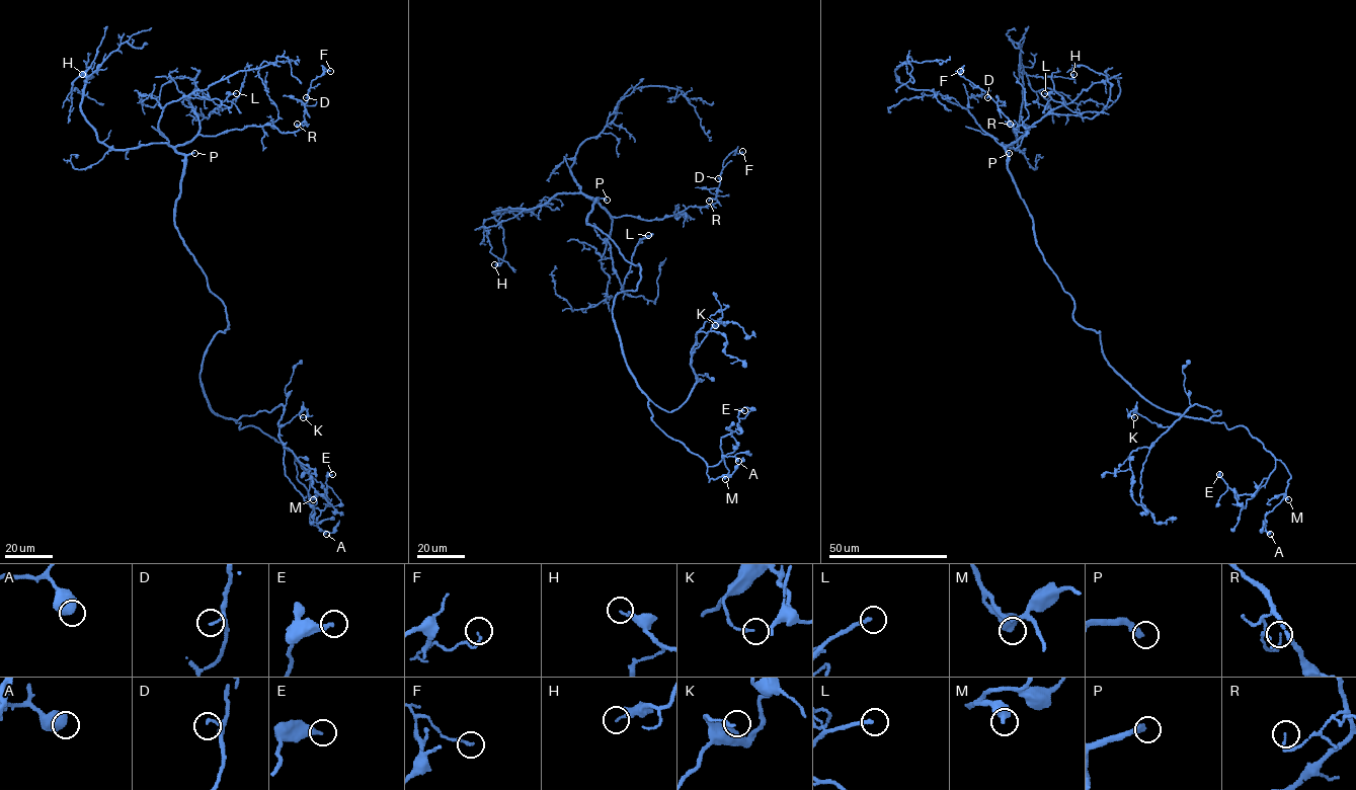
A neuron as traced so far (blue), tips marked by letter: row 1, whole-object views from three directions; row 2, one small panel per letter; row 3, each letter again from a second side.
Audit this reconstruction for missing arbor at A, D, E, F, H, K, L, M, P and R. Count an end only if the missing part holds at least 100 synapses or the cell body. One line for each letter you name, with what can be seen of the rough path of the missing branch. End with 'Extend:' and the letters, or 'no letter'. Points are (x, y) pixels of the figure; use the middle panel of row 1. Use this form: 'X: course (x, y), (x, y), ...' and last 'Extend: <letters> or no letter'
P: course (607, 200), (636, 192), (660, 175), (673, 188)
Extend: P

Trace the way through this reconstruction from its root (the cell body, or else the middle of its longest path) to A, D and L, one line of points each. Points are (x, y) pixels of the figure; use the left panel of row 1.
A: (223, 303), (228, 328), (200, 374), (208, 405), (294, 454), (317, 501), (310, 522), (326, 534)
D: (223, 303), (175, 225), (184, 168), (175, 147), (198, 134), (248, 126), (297, 132), (305, 124), (306, 97)
L: (223, 303), (175, 225), (184, 168), (175, 147), (197, 134), (196, 113), (208, 119), (236, 93)

